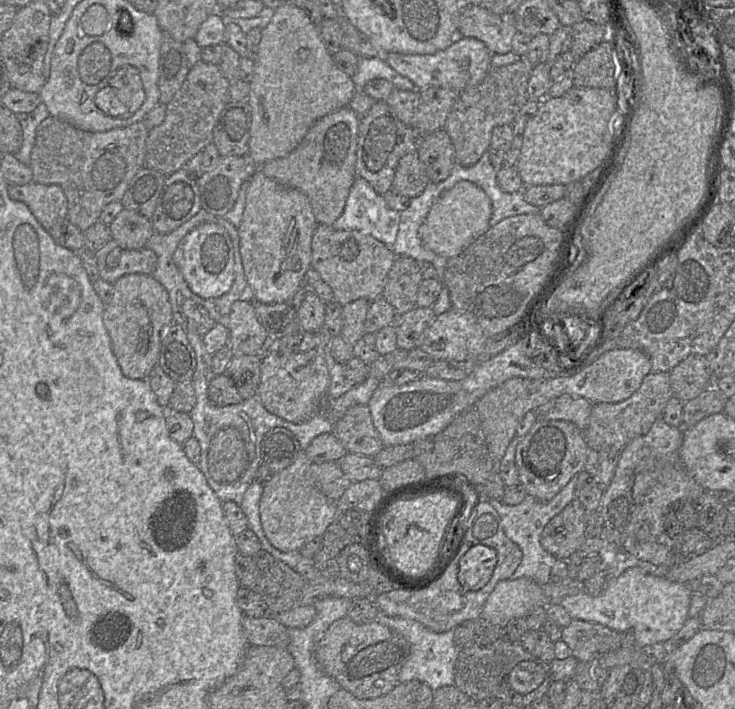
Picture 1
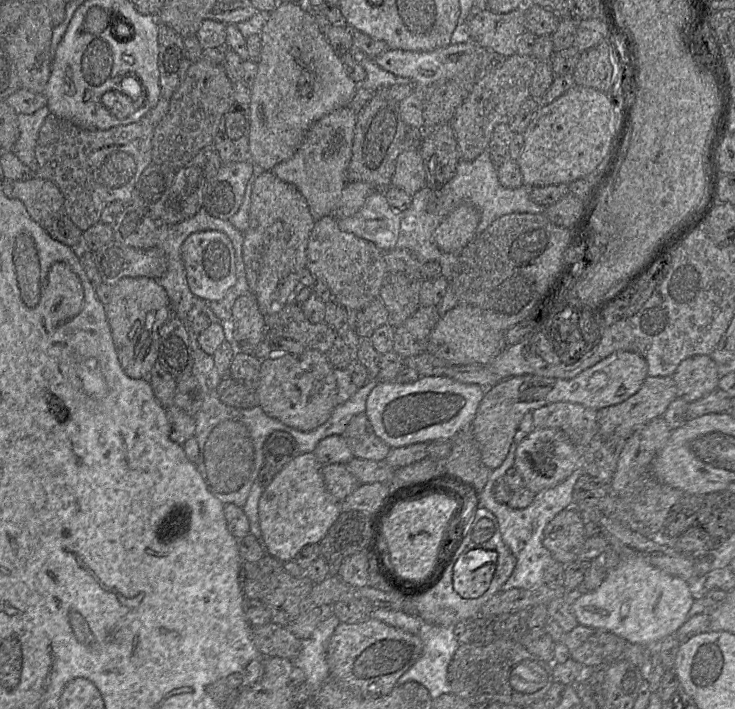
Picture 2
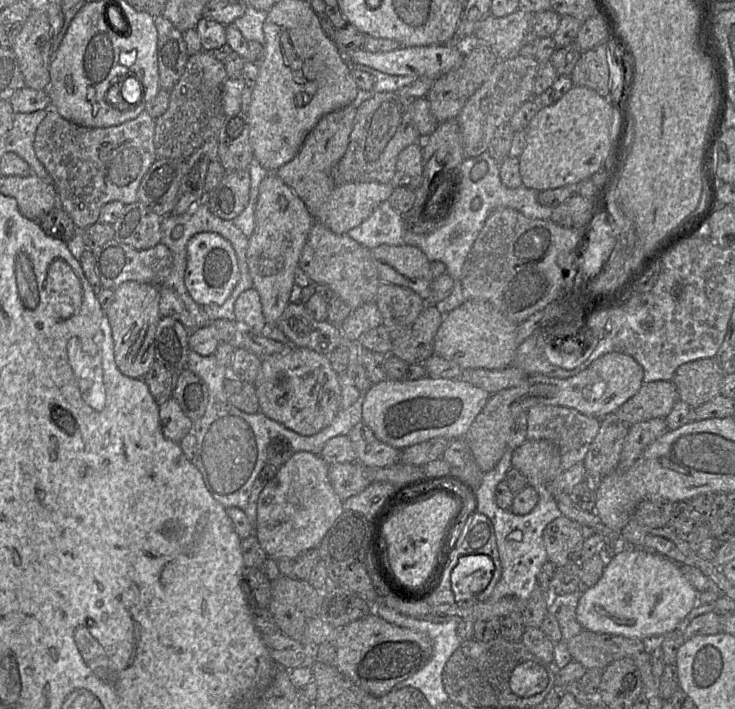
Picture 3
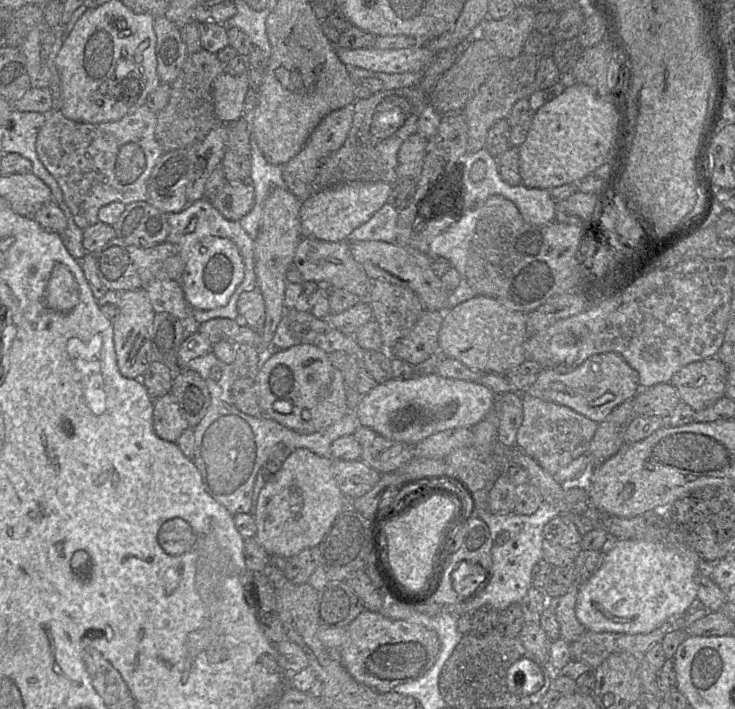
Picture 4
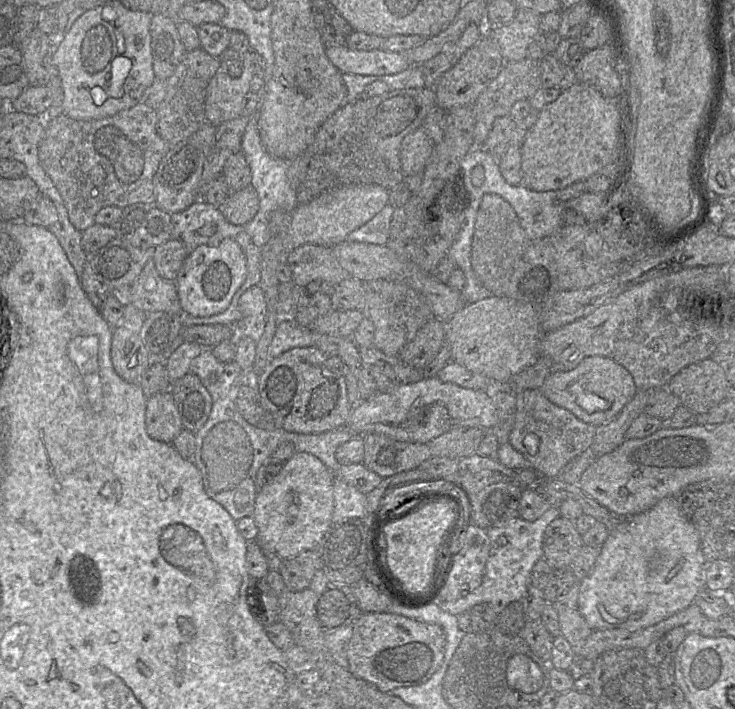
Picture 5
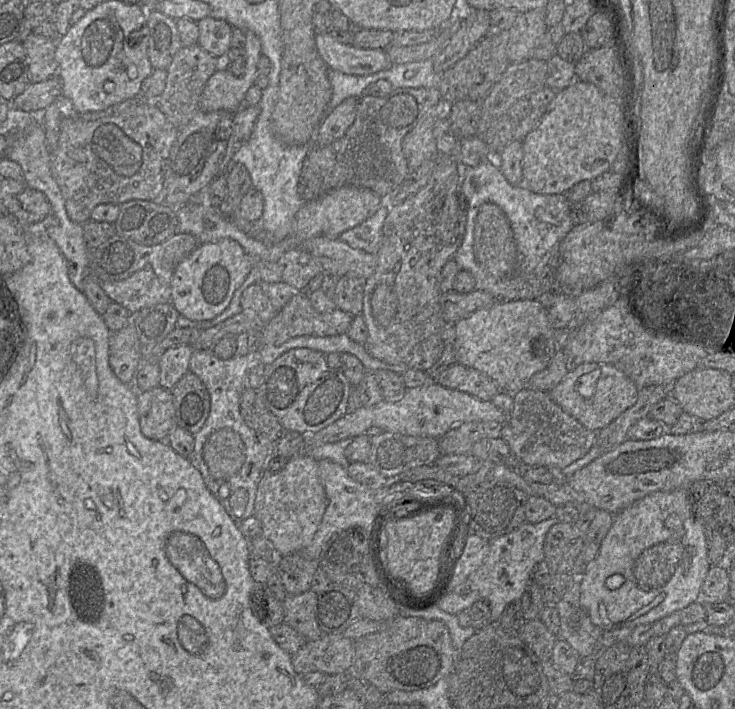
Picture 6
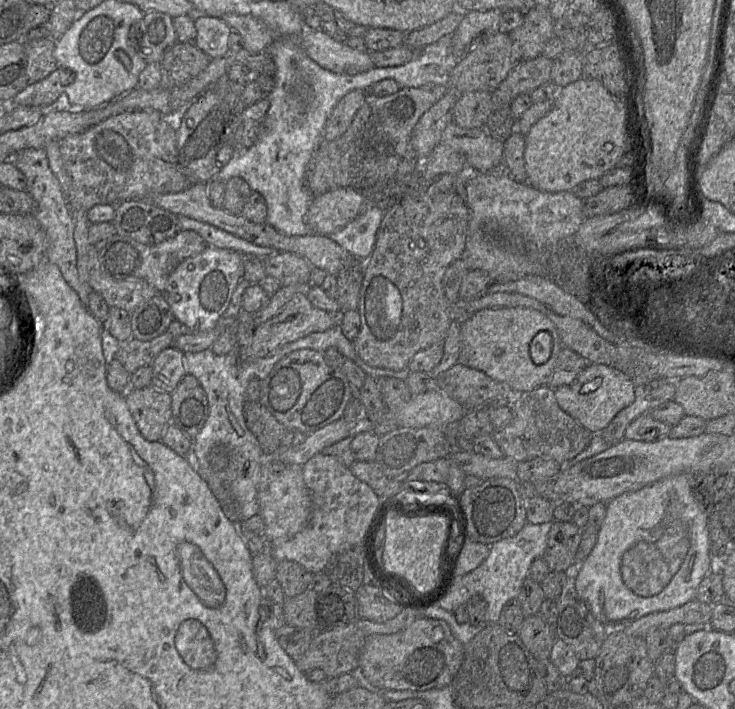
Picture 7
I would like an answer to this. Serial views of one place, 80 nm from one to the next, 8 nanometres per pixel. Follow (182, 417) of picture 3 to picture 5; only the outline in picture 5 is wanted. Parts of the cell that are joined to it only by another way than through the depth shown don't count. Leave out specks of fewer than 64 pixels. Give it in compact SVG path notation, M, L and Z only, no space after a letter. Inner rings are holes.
M170 391L147 399L145 423L147 434L154 440L171 444L183 430L181 418Z

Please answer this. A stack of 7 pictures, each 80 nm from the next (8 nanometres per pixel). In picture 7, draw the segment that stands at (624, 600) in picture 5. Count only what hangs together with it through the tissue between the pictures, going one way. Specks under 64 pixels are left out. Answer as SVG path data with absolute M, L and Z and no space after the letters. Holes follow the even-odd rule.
M677 474L644 486L638 490L623 493L606 504L606 514L598 530L596 545L586 560L575 570L575 587L579 597L585 601L592 615L609 629L621 629L627 625L652 613L668 611L695 599L701 581L712 570L712 556L710 553L708 516L700 507L693 495L693 475Z

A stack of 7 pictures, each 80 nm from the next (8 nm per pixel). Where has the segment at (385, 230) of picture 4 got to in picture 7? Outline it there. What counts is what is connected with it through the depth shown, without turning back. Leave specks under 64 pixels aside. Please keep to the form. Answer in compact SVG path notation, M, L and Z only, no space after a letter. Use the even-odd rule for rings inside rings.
M386 203L379 207L373 206L328 237L351 256L365 263L373 251L378 229L387 211Z

